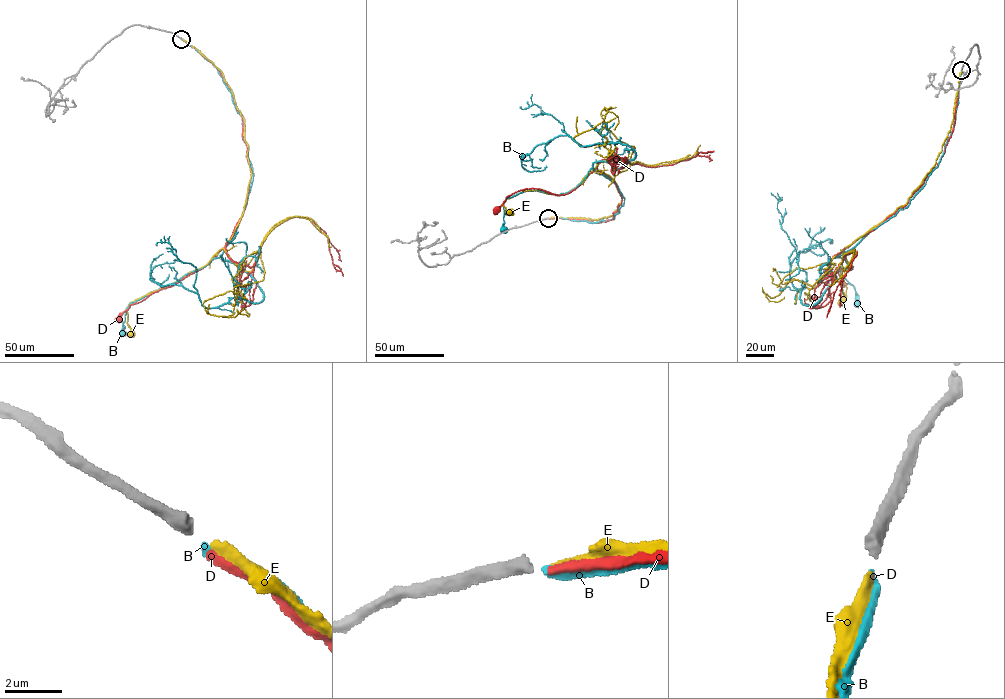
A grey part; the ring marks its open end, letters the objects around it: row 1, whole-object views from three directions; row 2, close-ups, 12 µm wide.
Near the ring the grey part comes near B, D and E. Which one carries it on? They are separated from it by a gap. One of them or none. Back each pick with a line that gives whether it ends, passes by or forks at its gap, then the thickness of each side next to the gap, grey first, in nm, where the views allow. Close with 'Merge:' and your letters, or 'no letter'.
E: it ends; calibres 460 and 360 nm
Merge: E

